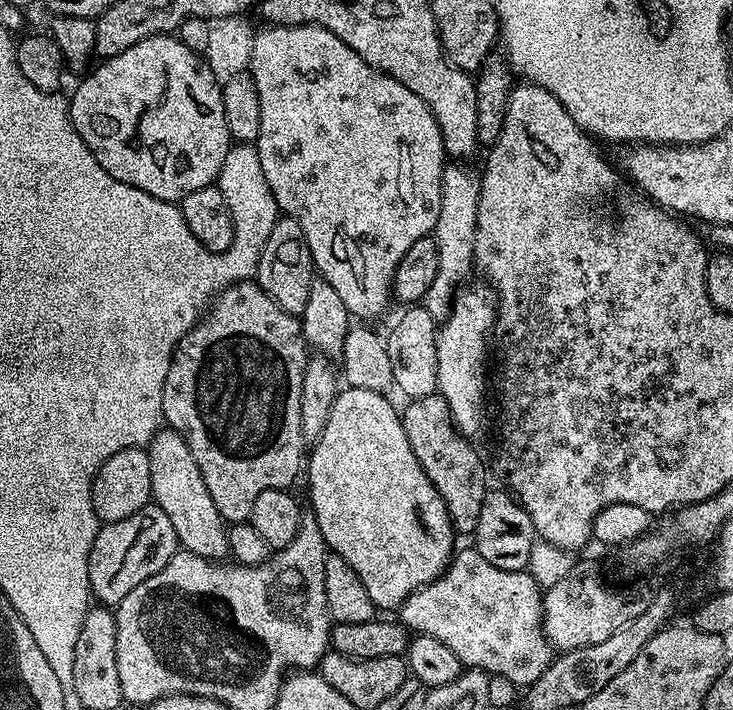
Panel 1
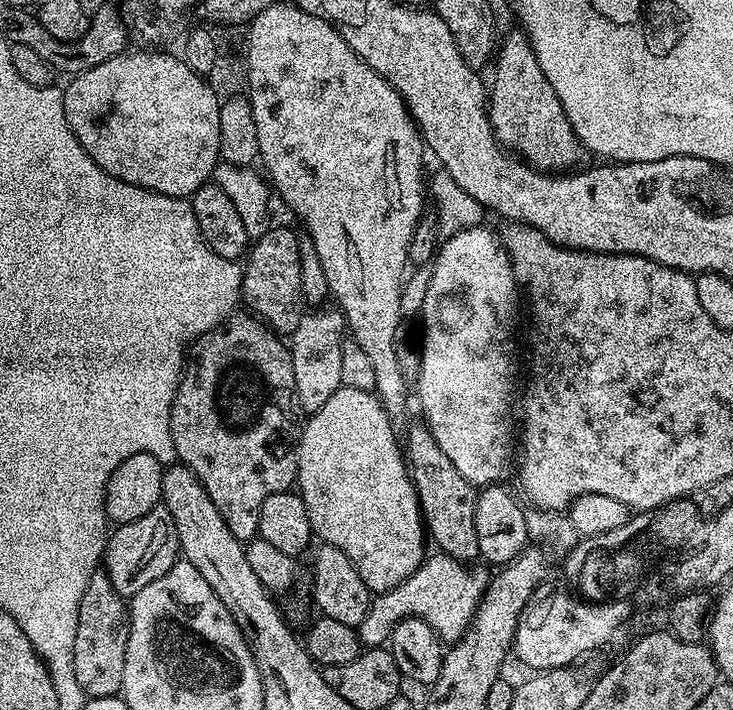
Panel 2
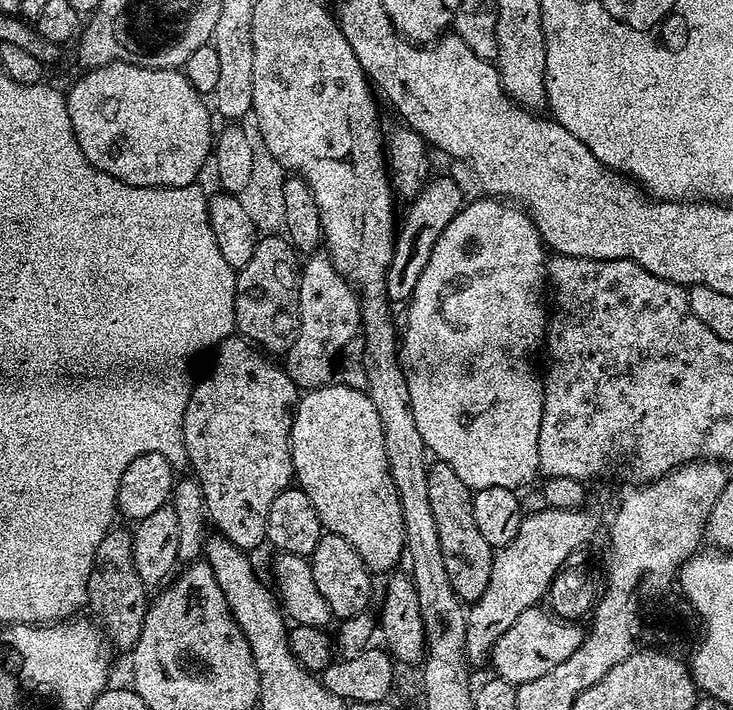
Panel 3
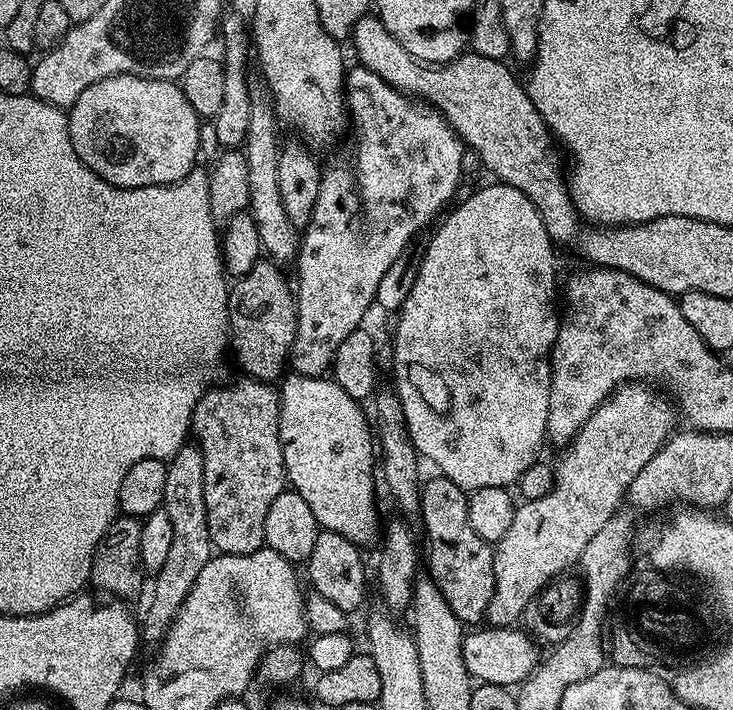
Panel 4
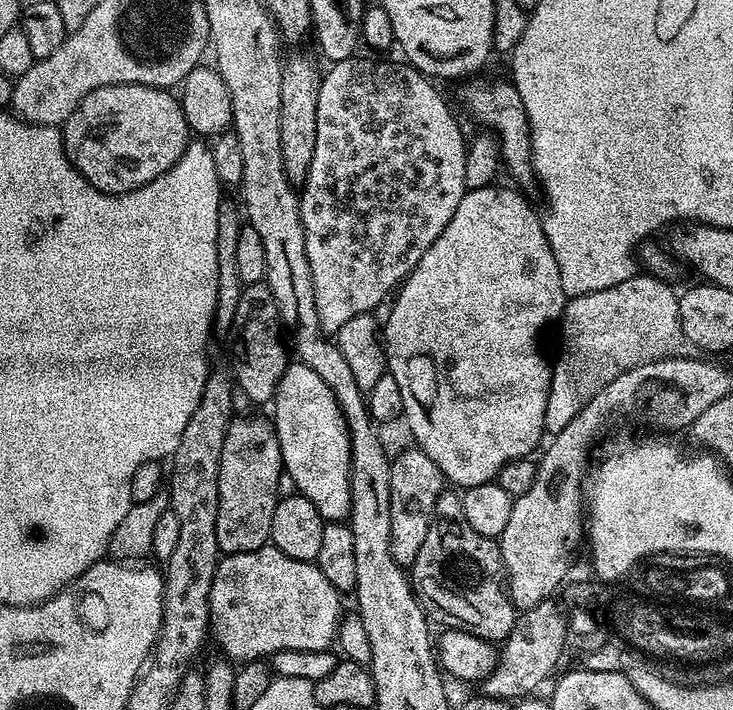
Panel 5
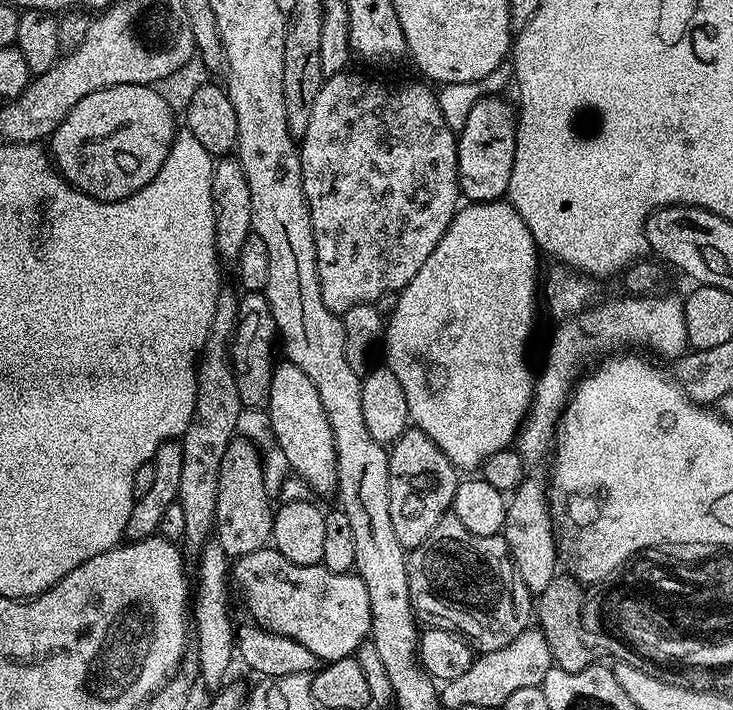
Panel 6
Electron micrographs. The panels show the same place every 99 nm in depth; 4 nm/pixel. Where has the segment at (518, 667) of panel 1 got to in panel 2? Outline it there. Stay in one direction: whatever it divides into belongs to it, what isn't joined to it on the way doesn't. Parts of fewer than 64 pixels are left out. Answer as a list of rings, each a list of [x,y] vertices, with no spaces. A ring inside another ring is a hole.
[[[443,554],[435,555],[429,555],[420,568],[398,586],[373,595],[370,610],[366,618],[362,618],[358,629],[360,643],[365,649],[387,645],[394,626],[411,616],[429,624],[444,642],[455,642],[468,633],[480,608],[480,601],[488,590],[489,573],[472,568],[476,566],[469,566],[463,560]]]

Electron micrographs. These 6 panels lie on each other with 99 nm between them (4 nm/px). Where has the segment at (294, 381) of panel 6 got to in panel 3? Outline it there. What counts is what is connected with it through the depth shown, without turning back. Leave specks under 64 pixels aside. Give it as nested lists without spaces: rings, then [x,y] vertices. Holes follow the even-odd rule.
[[[342,382],[325,384],[322,388],[305,391],[296,401],[292,413],[292,470],[295,483],[314,502],[321,525],[328,532],[346,538],[373,574],[388,574],[405,555],[402,506],[394,490],[394,478],[390,478],[390,466],[386,462],[386,442],[382,438],[382,422],[378,422],[378,410],[370,402],[367,391],[348,388]]]

